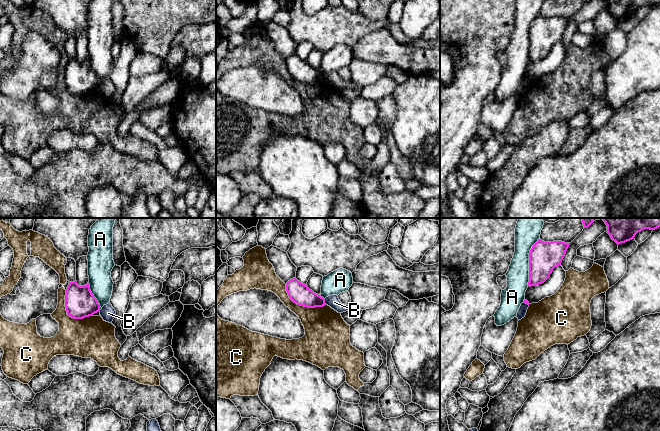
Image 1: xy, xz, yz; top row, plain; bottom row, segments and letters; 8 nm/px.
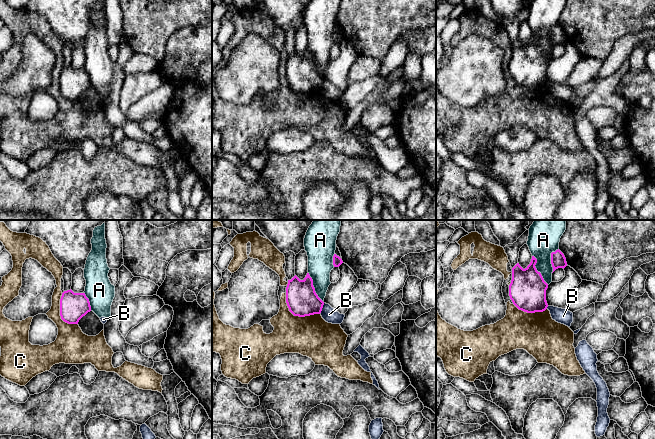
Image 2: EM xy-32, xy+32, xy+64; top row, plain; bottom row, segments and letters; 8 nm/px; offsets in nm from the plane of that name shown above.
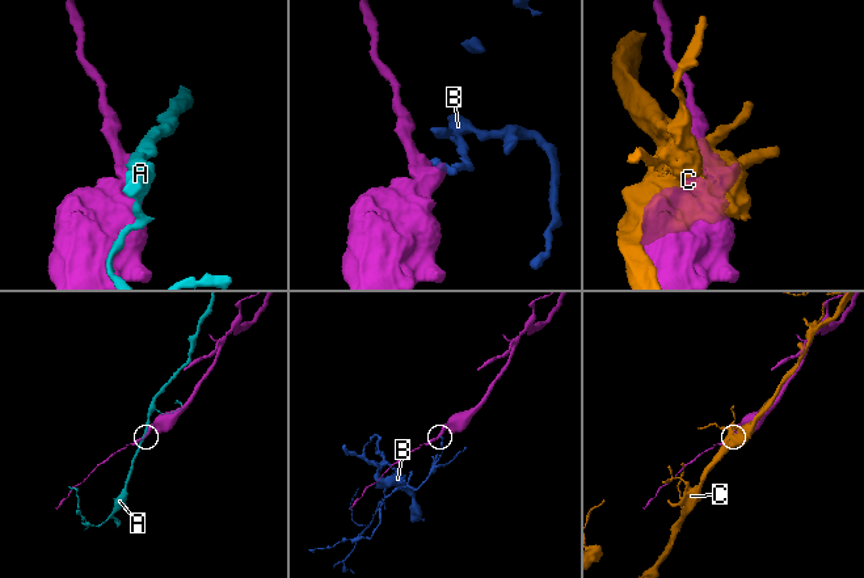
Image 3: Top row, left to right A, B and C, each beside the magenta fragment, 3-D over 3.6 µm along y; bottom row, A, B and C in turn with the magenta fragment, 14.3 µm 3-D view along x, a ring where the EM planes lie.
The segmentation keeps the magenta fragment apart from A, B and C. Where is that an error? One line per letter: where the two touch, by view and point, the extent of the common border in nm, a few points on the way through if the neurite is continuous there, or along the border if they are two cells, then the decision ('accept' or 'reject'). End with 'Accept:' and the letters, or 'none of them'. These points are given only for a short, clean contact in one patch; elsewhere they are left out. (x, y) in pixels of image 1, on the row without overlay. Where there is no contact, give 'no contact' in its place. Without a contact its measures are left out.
A: yz (529, 38) | 400 nm | reject
B: xz (324, 78) | 50 nm | along xz (324, 75), (326, 80) | reject
C: xz (301, 81) | 360 nm | reject
Accept: none of them

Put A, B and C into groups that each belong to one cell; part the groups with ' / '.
A / B / C

